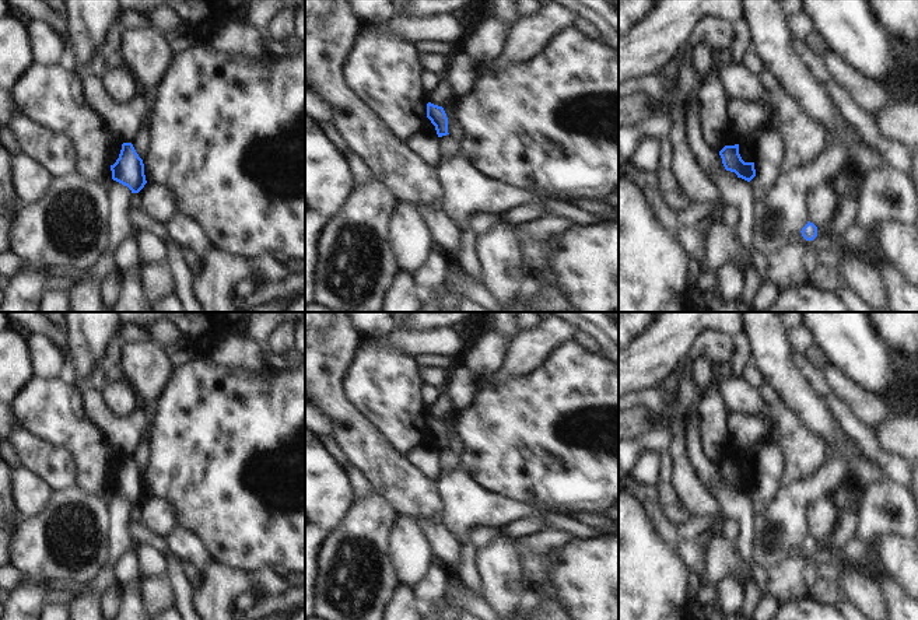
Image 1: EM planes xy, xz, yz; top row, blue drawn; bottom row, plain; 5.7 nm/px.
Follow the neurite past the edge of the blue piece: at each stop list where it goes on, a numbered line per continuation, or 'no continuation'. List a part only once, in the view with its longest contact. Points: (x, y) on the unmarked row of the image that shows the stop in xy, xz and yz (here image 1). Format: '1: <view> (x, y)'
no continuation

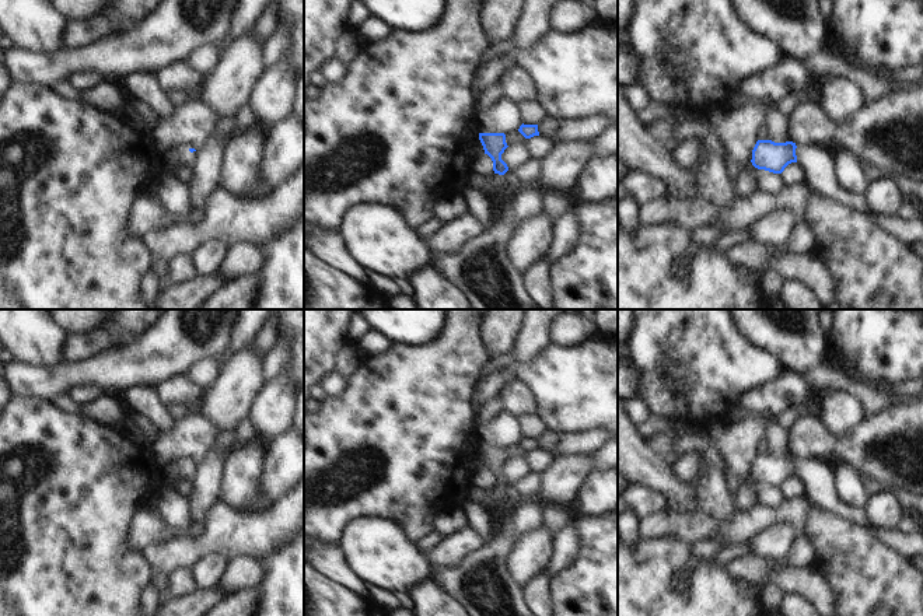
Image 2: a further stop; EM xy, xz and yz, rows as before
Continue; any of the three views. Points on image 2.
1: yz (818, 478)

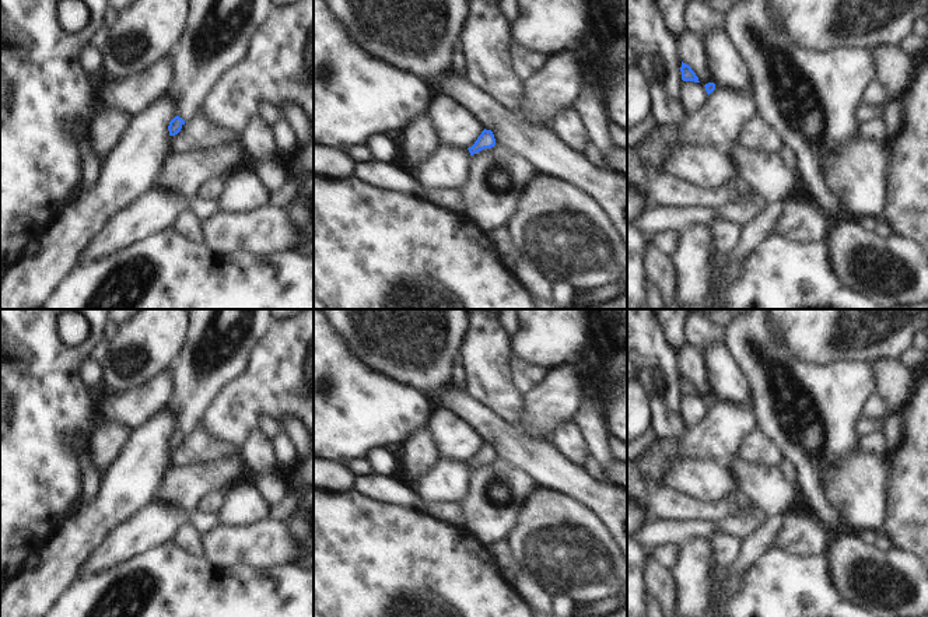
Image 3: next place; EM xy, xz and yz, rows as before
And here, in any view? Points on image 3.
no continuation

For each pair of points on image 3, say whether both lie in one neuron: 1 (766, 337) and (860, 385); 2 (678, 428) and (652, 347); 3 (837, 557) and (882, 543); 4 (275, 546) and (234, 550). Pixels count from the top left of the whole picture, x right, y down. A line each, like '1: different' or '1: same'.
1: same
2: same
3: different
4: same

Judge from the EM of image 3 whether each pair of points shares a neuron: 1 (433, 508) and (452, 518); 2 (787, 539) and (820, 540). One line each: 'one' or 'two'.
1: one
2: one

